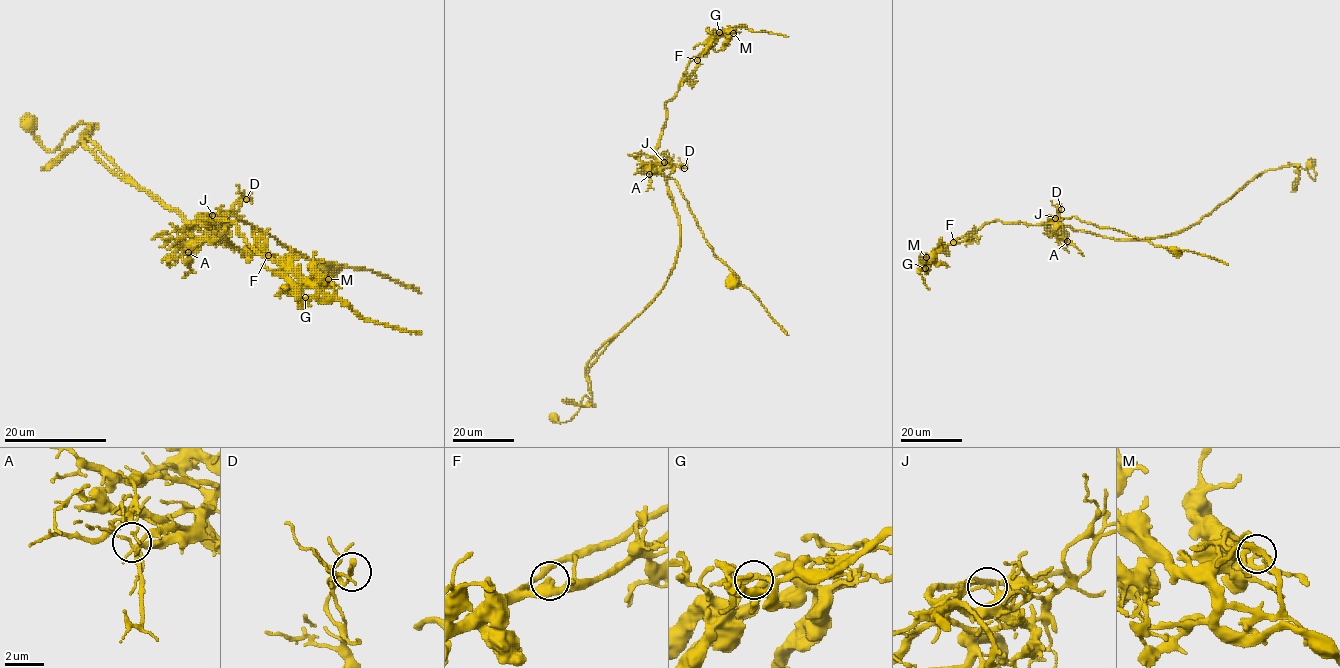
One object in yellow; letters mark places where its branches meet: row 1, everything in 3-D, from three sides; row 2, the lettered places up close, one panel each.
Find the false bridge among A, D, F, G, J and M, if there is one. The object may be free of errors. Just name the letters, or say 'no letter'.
J

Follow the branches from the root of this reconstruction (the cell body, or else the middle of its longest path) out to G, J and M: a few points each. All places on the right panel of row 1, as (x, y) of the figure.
G: (1177, 251), (1175, 248), (1153, 245), (1074, 216), (1036, 225), (992, 221), (942, 247), (925, 268)
J: (1177, 251), (1175, 248), (1153, 245), (1074, 216), (1055, 219)
M: (1177, 251), (1175, 248), (1153, 245), (1073, 216), (1036, 225), (992, 221), (926, 257)

